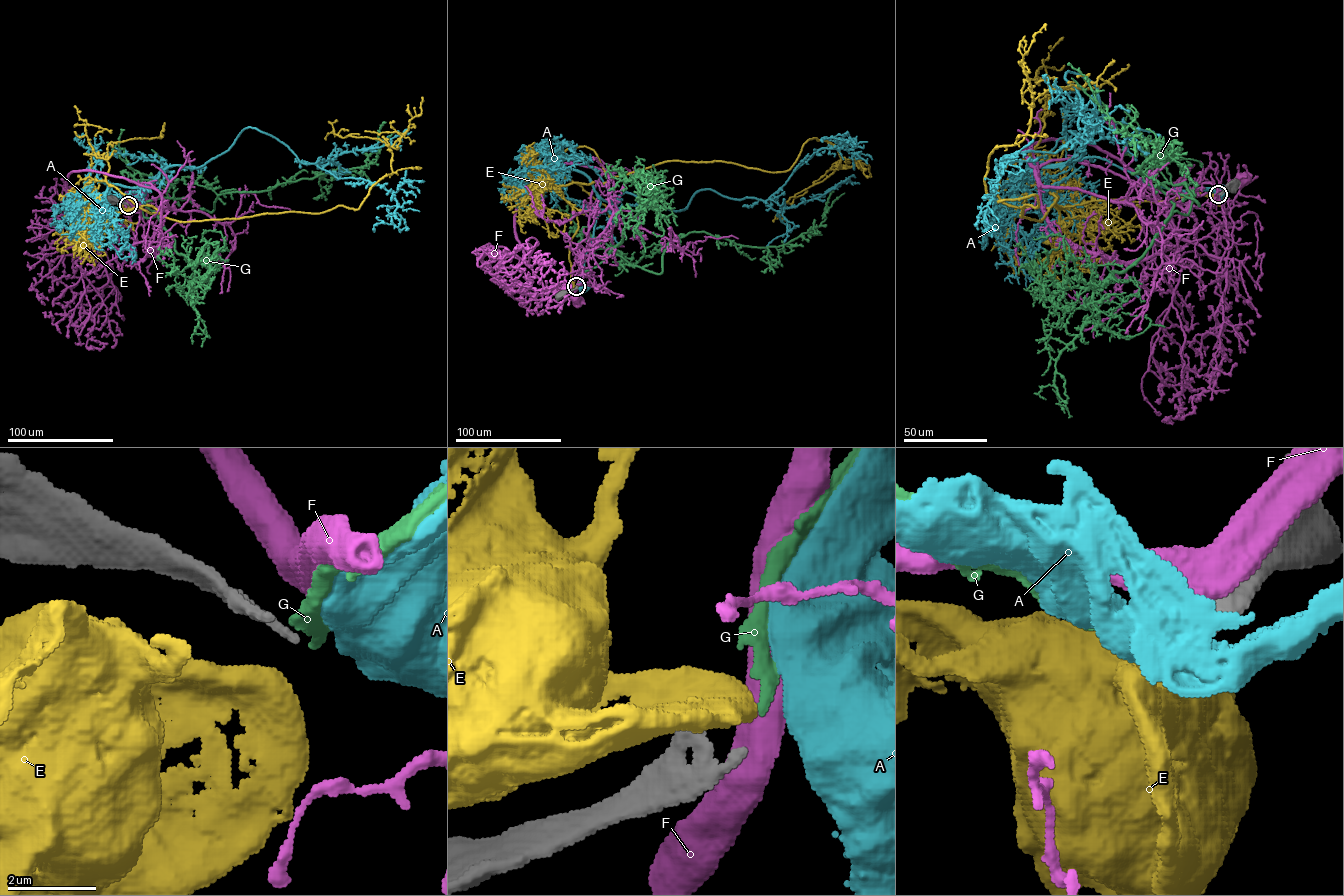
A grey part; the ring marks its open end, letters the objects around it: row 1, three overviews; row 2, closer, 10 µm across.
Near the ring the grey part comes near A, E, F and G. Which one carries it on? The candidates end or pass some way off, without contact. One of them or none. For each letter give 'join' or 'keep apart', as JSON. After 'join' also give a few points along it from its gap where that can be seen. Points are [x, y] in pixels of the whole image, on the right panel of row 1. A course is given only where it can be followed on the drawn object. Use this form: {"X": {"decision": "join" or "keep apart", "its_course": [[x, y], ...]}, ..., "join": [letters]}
{"A": {"decision": "keep apart"}, "E": {"decision": "keep apart"}, "F": {"decision": "keep apart"}, "G": {"decision": "join", "its_course": [[1218, 194], [1172, 211], [1161, 183], [1198, 202], [1132, 173], [1156, 145], [1068, 63]]}, "join": ["G"]}

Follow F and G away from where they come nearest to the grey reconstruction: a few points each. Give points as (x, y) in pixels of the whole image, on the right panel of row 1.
F: (1219, 193), (1239, 180)
G: (1218, 194), (1172, 211), (1161, 183), (1198, 202), (1132, 173), (1156, 145), (1068, 63)

